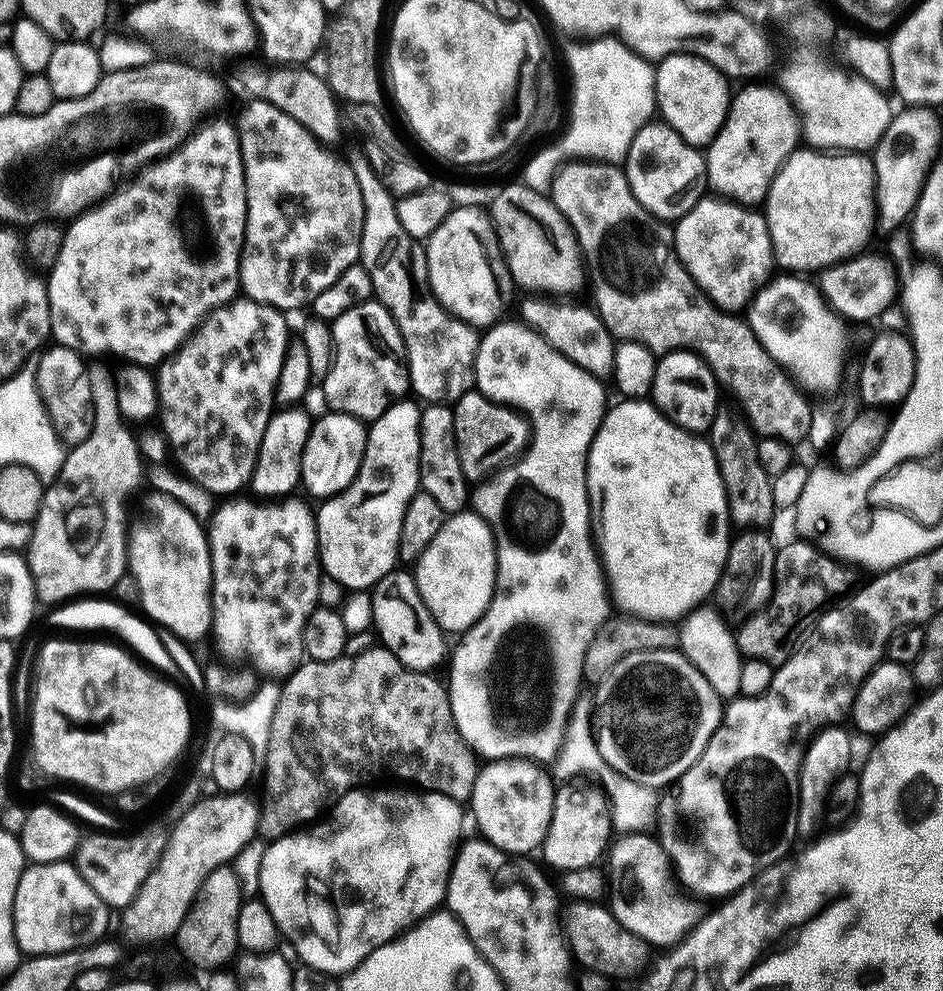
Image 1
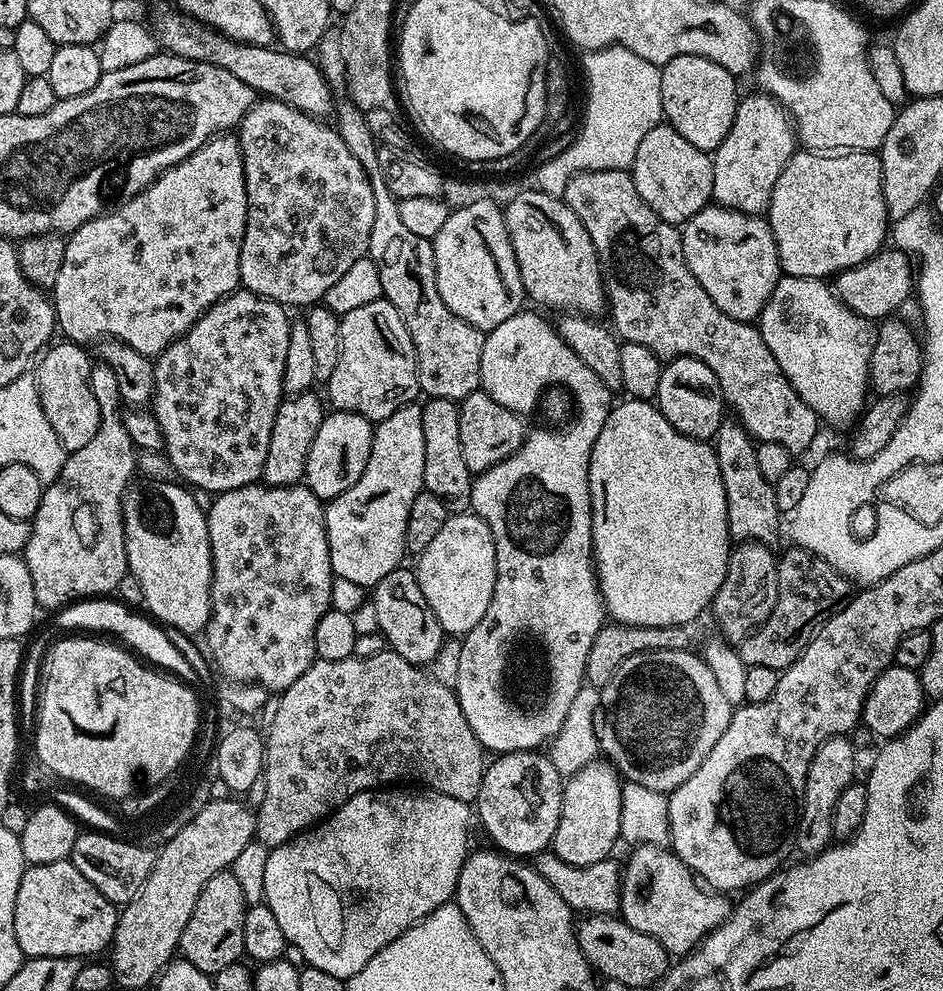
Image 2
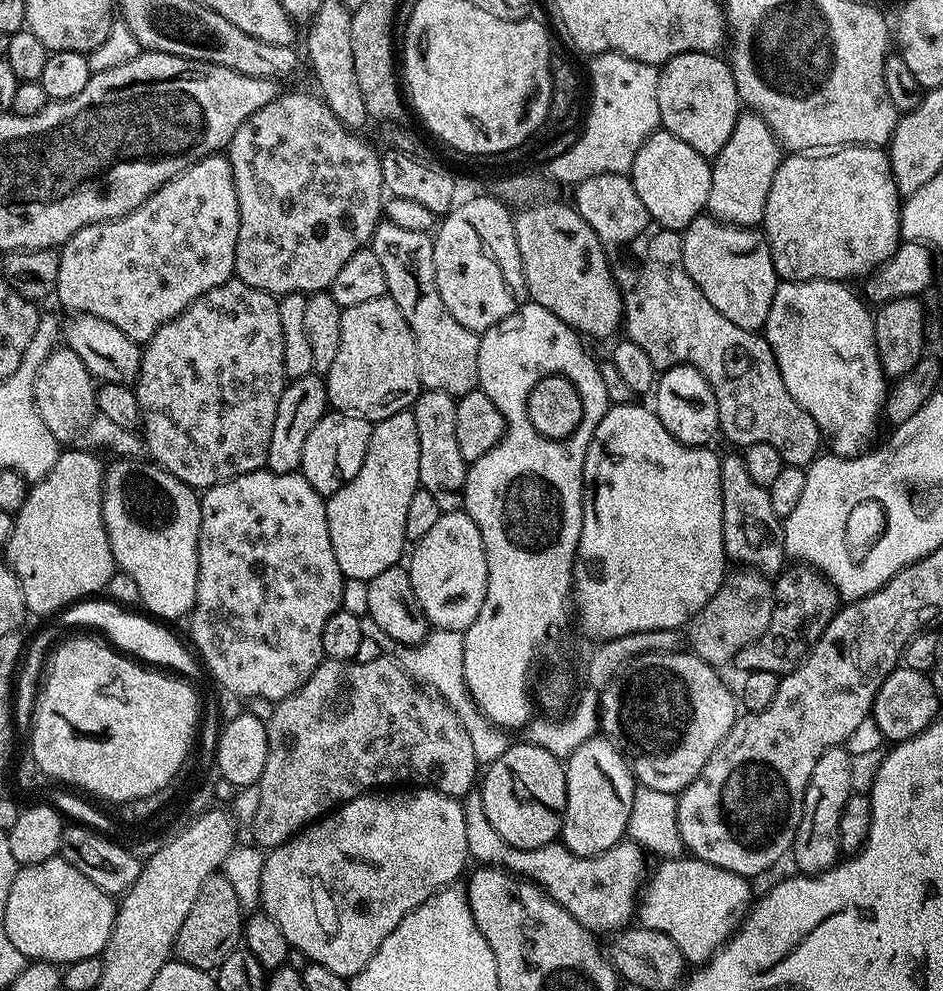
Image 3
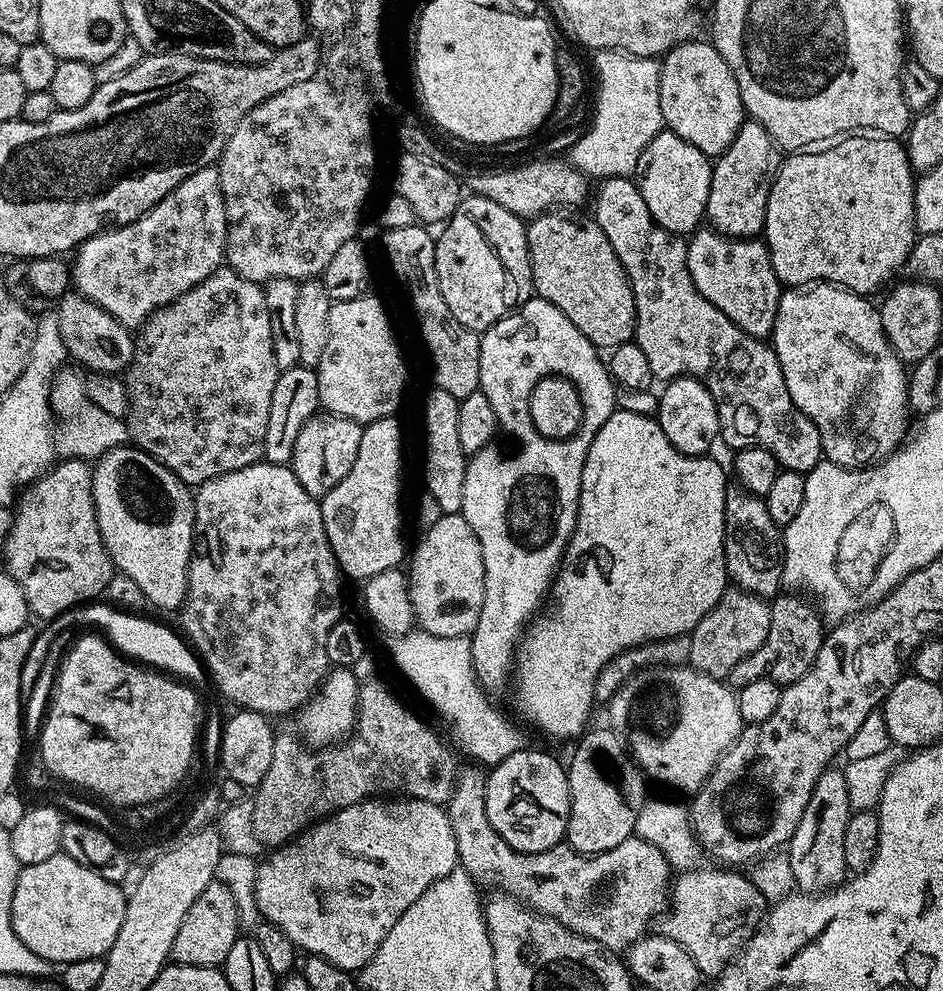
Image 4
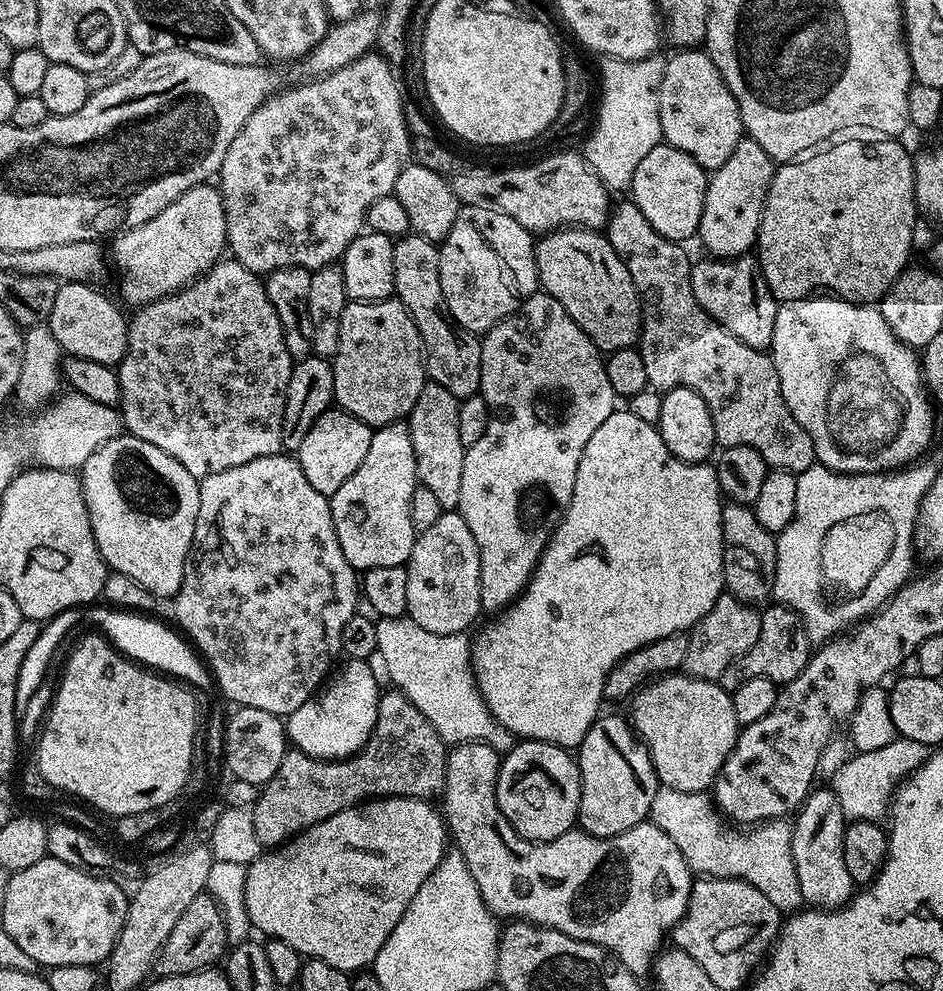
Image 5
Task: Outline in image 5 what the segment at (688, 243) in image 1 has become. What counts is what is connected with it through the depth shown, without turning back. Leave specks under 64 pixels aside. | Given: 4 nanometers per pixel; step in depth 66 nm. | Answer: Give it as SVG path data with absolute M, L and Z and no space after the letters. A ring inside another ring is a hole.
M748 254L735 258L703 259L697 259L692 265L692 289L694 298L698 298L698 306L734 334L738 342L746 342L746 346L761 350L771 349L778 302L772 297L770 286L766 286L759 259Z

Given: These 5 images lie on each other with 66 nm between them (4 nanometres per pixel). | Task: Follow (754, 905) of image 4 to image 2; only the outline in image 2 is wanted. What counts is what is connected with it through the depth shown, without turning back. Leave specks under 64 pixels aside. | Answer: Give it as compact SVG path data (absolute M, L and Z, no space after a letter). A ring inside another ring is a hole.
M636 844L629 854L628 861L622 864L622 883L620 885L619 915L634 930L650 934L670 954L677 957L688 955L708 933L730 915L734 904L725 893L709 890L688 867L677 858L676 853L659 844Z

